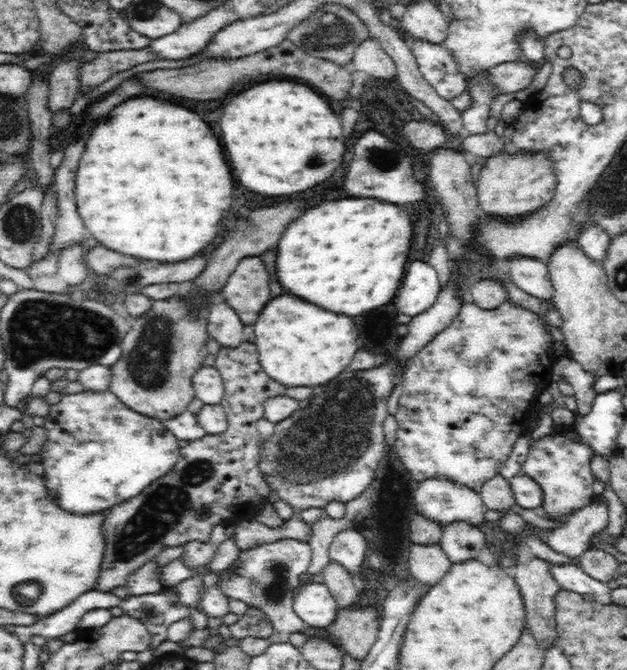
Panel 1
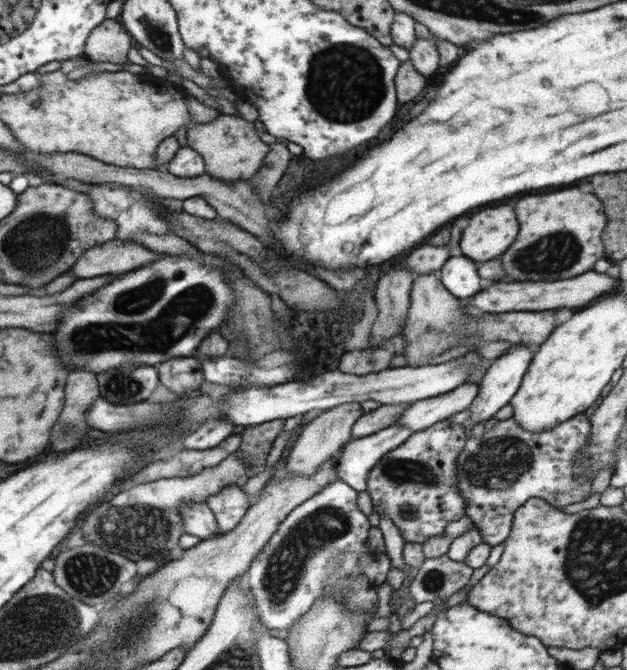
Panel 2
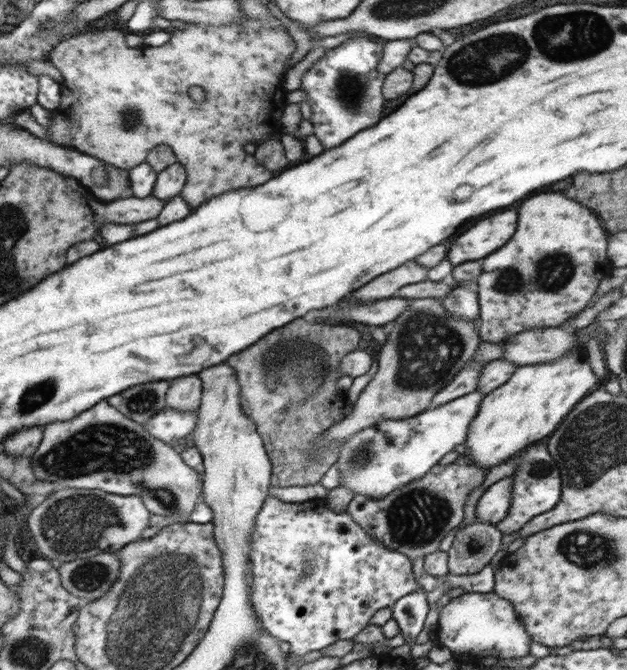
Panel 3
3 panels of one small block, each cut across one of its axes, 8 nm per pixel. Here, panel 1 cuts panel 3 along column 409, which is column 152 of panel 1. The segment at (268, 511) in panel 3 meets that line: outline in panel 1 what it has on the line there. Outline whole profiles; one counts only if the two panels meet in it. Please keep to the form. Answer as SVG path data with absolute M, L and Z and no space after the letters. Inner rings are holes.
M150 559L138 571L134 571L123 586L111 590L115 596L128 599L144 594L158 594L166 589L161 584L161 567L156 559Z

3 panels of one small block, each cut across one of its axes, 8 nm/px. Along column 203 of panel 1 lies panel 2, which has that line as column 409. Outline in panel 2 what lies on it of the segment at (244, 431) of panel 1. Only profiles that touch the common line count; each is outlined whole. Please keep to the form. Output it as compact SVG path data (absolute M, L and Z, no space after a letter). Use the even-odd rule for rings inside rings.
M442 420L426 428L423 432L416 431L410 438L386 453L381 462L376 463L368 473L368 485L366 492L372 498L373 510L376 513L384 512L386 518L390 518L398 527L400 536L406 543L423 543L428 538L442 536L444 528L466 516L466 504L464 497L458 488L458 475L456 474L456 460L464 448L469 430L461 424L452 424Z

